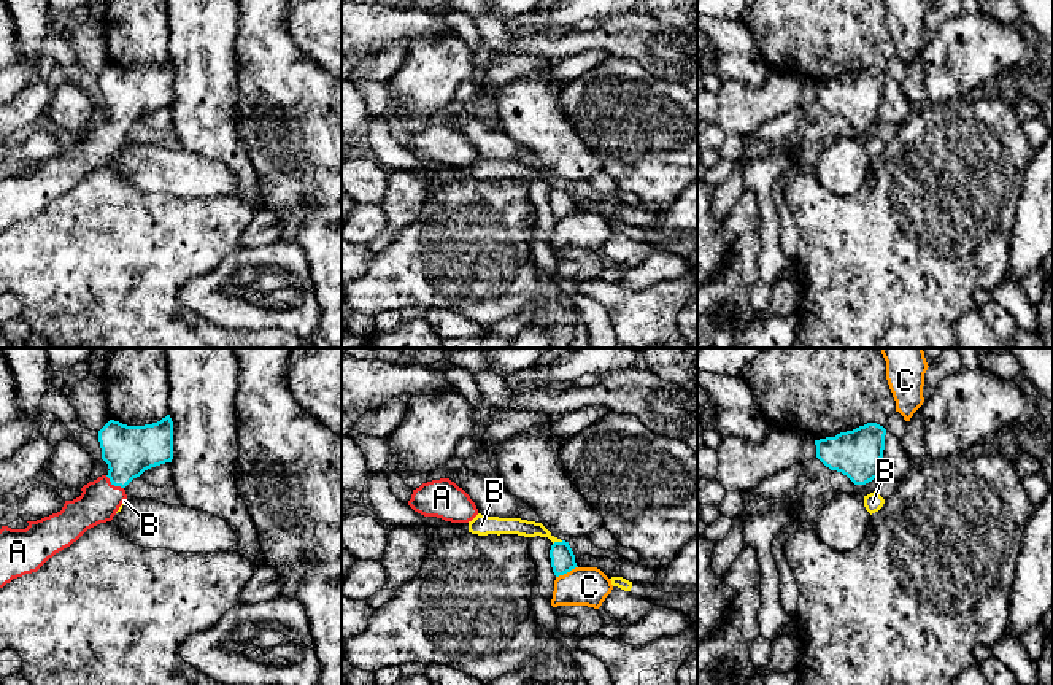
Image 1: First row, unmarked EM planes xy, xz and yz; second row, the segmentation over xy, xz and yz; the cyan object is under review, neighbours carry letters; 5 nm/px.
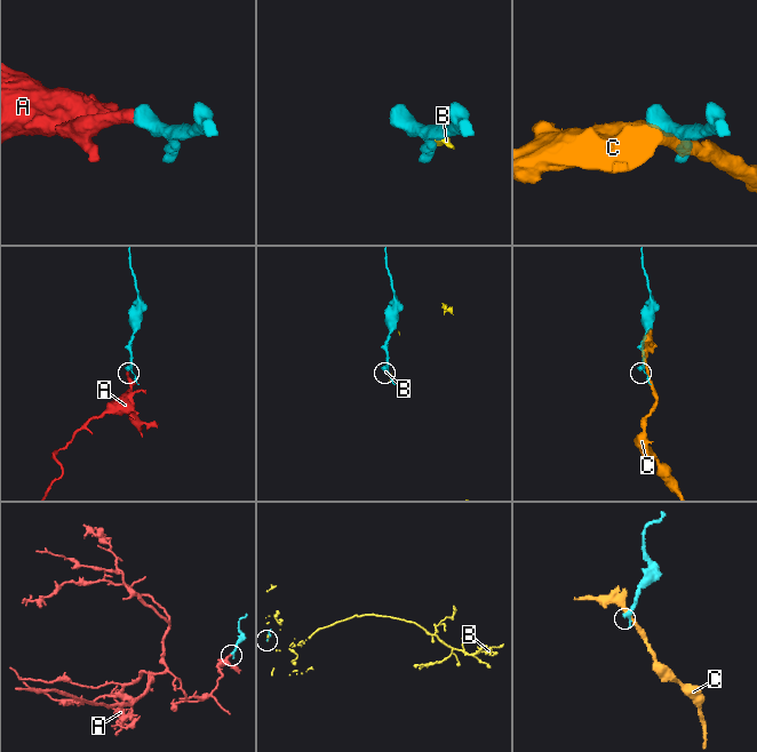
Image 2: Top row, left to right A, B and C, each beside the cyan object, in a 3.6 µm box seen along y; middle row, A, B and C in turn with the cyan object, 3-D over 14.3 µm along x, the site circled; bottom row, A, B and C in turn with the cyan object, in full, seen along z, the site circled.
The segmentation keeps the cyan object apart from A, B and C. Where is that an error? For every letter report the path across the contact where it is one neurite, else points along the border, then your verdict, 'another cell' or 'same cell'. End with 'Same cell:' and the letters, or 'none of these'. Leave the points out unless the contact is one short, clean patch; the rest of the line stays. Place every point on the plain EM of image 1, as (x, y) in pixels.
A: across xy (129, 94), (115, 129), (99, 145) | same cell
B: another cell
C: another cell
Same cell: A

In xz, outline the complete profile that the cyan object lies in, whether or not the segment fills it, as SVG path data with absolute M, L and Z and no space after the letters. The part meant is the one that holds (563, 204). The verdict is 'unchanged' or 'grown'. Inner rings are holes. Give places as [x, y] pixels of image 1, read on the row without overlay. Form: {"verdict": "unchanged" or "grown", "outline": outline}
{"verdict": "unchanged", "outline": "M554 186L550 194L551 211L556 221L570 216L578 211L575 207L575 199L569 189L569 186Z"}

